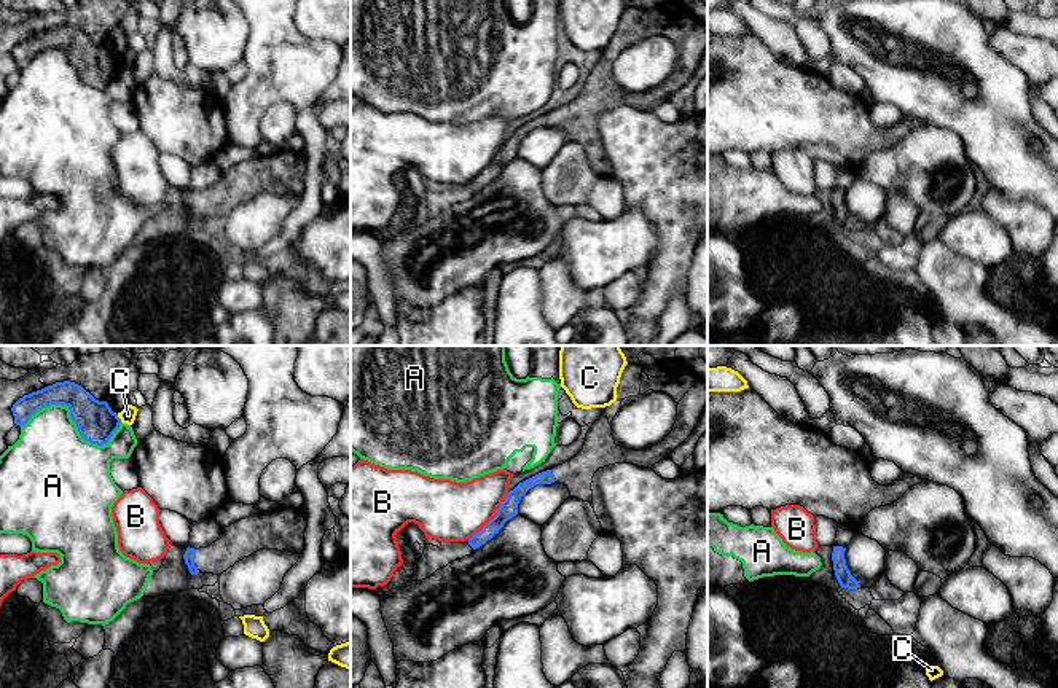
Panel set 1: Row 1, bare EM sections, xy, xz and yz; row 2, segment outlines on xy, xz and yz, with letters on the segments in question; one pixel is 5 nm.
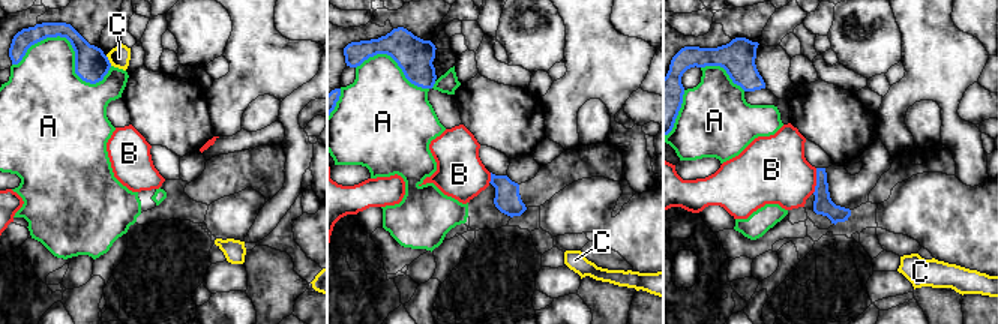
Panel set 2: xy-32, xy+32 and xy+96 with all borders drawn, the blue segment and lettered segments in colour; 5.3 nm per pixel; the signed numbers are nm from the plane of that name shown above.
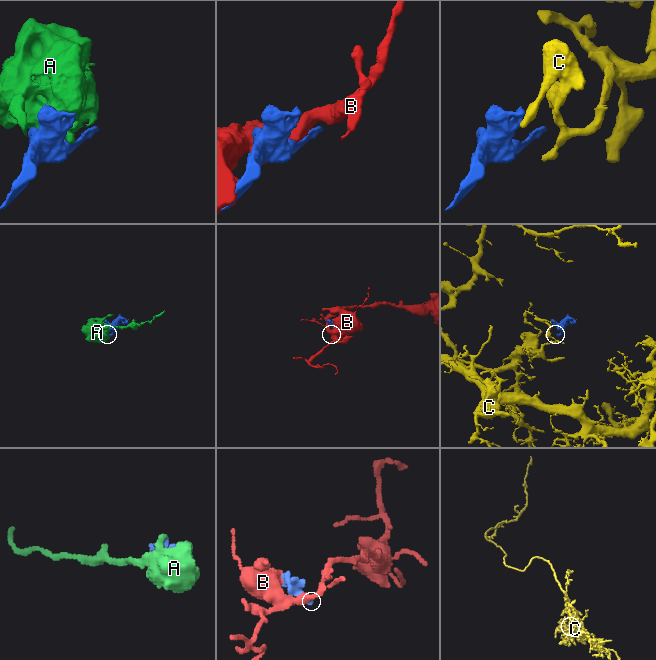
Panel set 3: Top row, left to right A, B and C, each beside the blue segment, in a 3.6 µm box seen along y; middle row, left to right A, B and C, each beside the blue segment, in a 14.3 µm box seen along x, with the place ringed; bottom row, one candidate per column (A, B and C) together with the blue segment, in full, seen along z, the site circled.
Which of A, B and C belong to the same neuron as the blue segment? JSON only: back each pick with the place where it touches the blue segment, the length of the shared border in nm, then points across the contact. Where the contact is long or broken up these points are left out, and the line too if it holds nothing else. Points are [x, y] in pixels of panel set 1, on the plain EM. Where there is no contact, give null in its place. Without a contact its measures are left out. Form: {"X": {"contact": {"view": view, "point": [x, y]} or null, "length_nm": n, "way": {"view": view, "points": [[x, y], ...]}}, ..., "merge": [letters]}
{"merge": []}

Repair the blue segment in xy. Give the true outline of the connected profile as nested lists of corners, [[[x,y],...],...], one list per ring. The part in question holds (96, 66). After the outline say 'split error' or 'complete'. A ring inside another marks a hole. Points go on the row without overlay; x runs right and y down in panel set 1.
[[[70,24],[56,25],[19,41],[11,51],[14,67],[25,68],[38,53],[51,48],[67,49],[81,81],[91,88],[107,88],[121,67],[107,45],[96,43],[81,29]]]; complete

